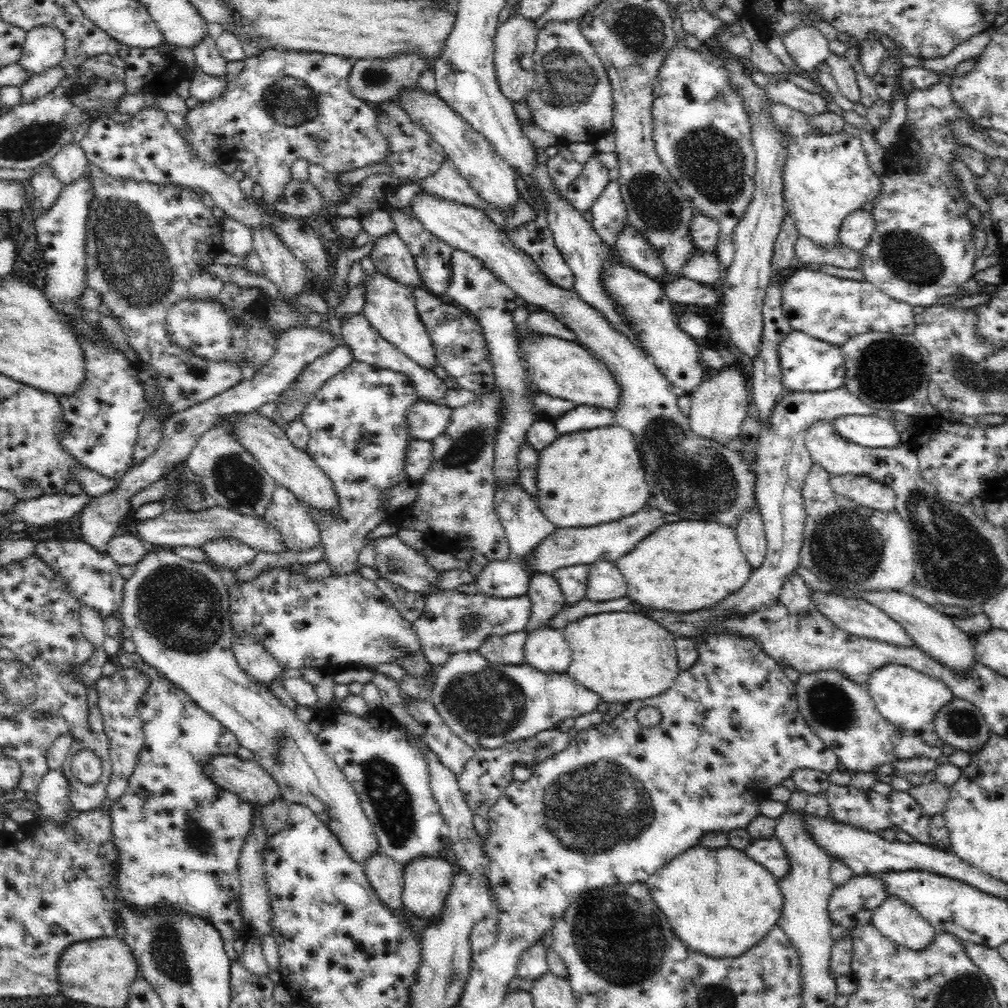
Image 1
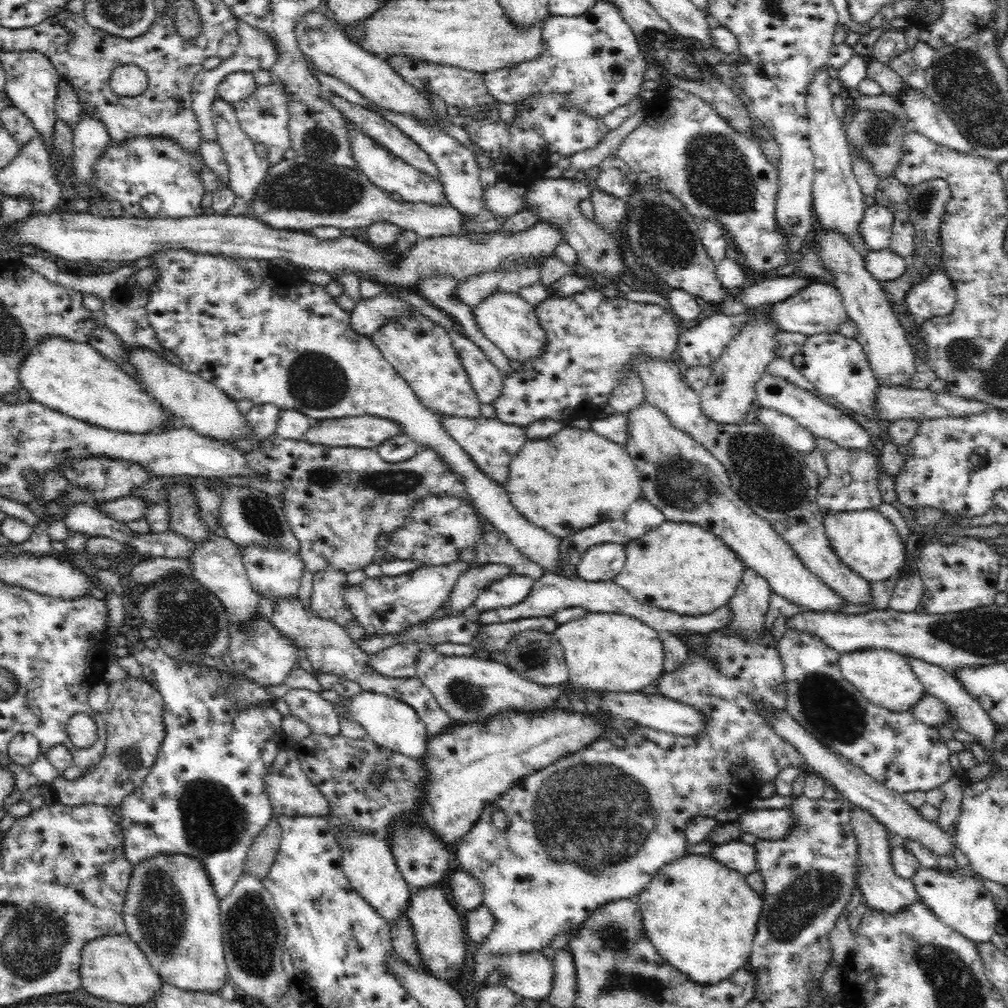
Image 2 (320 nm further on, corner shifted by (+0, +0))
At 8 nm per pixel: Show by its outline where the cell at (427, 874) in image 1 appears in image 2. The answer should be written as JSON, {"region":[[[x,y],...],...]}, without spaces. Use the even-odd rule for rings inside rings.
{"region":[[[431,886],[412,893],[406,915],[412,927],[420,961],[425,967],[424,971],[449,983],[453,979],[458,979],[465,964],[467,946],[464,940],[467,937],[463,919],[454,911],[444,886]]]}

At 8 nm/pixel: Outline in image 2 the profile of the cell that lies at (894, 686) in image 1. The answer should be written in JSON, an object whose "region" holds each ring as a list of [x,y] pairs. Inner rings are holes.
{"region":[[[868,648],[860,651],[847,652],[838,656],[840,674],[856,687],[866,700],[880,705],[892,712],[910,711],[912,704],[924,696],[924,687],[918,677],[912,673],[904,655],[887,648]]]}

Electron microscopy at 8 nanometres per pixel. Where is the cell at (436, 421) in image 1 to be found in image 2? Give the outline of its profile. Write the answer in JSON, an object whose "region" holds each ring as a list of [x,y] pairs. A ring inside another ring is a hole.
{"region":[[[364,415],[312,422],[300,441],[327,447],[371,449],[397,434],[400,427],[396,423]]]}

